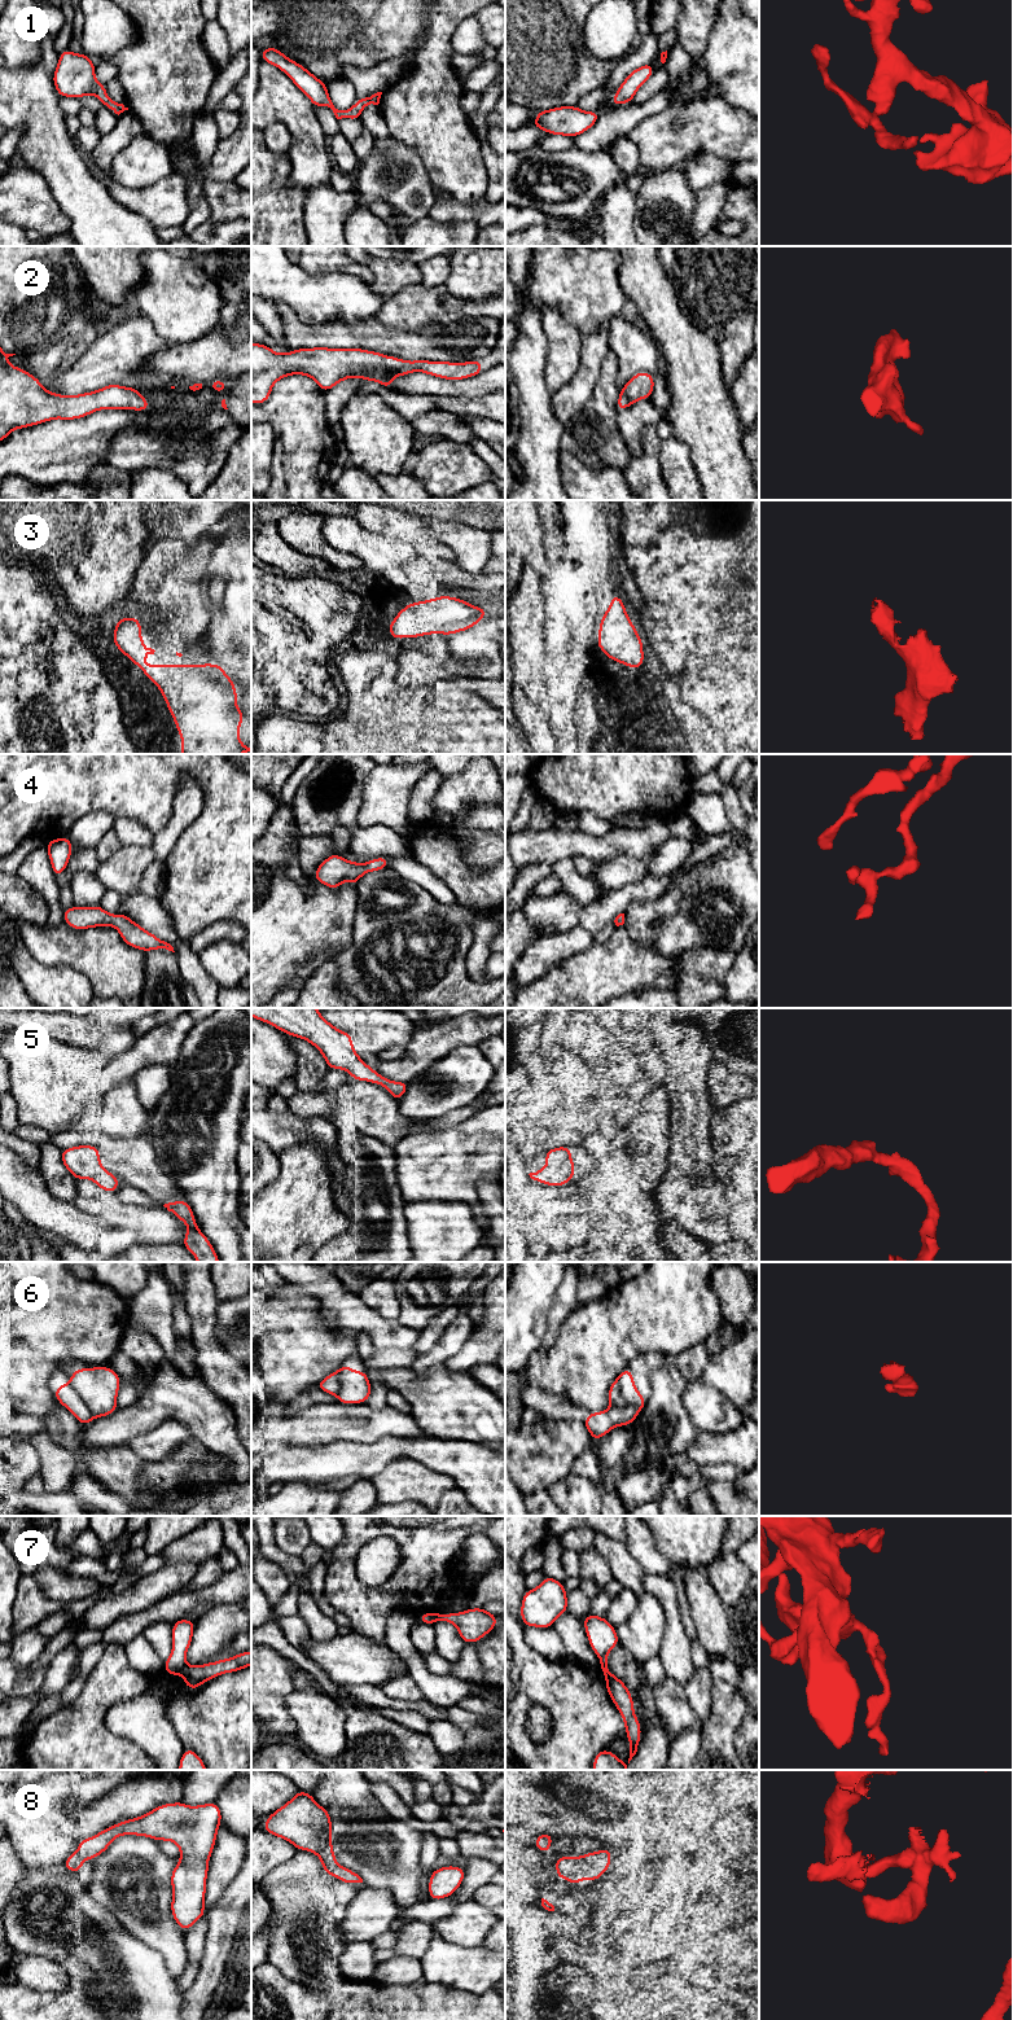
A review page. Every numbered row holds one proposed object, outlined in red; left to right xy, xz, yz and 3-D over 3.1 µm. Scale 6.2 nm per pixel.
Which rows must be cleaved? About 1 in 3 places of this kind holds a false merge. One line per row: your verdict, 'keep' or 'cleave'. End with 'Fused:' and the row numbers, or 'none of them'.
1: keep
2: keep
3: keep
4: keep
5: keep
6: cleave
7: cleave
8: keep
Fused: 6, 7

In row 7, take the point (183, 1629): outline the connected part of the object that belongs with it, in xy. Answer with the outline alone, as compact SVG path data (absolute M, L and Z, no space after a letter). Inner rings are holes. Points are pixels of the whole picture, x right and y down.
M180 1618L172 1624L172 1652L165 1661L165 1673L177 1675L187 1668L185 1653L190 1647L196 1622Z

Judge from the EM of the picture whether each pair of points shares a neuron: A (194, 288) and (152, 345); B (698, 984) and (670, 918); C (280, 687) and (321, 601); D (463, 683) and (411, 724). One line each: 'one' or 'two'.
A: two
B: two
C: one
D: two

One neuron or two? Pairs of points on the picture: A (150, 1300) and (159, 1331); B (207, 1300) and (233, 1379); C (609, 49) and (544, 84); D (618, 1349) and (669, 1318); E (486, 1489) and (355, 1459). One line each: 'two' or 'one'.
A: one
B: one
C: two
D: one
E: one

